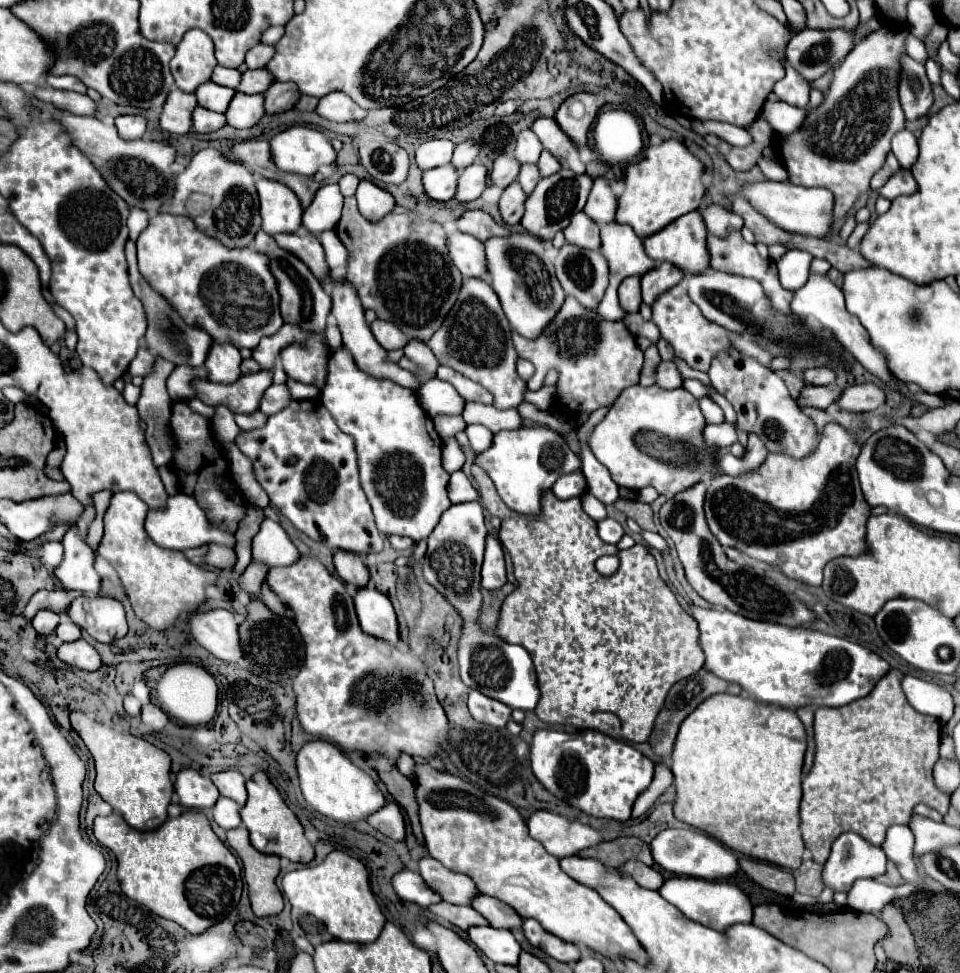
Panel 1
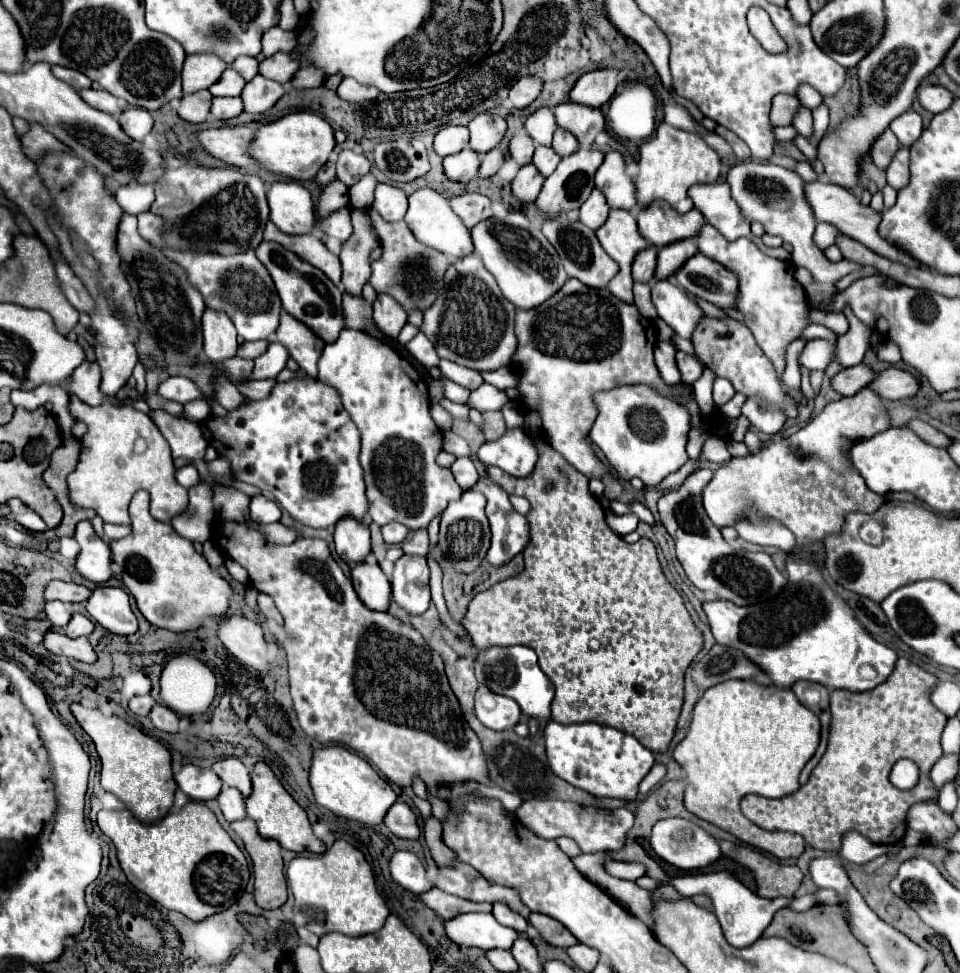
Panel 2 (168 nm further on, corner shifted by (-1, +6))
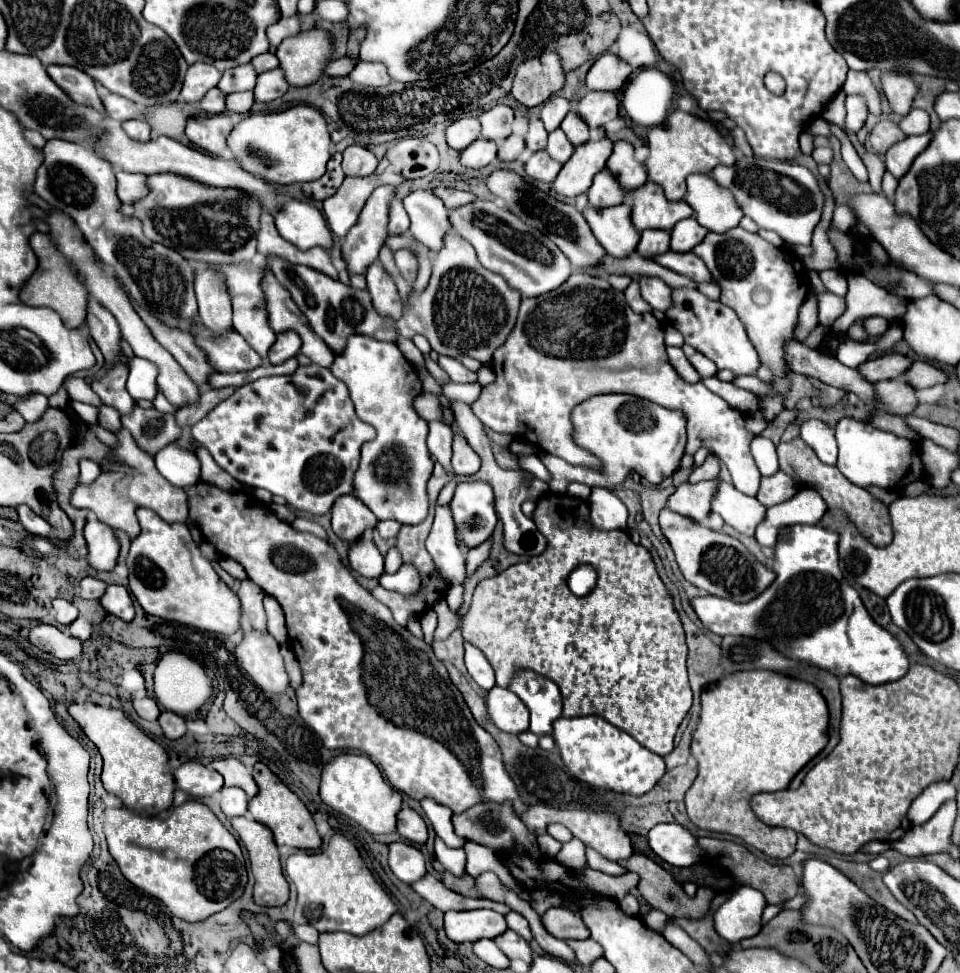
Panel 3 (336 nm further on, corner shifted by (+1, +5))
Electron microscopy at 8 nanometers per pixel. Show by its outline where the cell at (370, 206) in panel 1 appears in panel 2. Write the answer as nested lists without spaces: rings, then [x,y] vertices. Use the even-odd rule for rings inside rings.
[[[379,184],[375,188],[373,210],[377,210],[389,222],[399,222],[407,212],[407,196],[403,190],[391,184]]]

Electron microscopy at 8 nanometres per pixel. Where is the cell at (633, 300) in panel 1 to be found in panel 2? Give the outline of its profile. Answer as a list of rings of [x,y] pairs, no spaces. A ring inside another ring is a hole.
[[[647,246],[635,256],[633,262],[633,280],[635,282],[649,282],[655,276],[655,266],[657,266],[657,246]]]

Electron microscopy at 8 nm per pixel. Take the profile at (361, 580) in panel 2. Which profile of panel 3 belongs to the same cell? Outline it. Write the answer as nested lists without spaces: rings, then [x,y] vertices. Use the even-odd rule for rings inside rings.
[[[359,539],[357,543],[351,545],[349,563],[351,563],[353,571],[357,571],[359,575],[363,575],[367,579],[379,579],[385,573],[381,553],[367,539]]]

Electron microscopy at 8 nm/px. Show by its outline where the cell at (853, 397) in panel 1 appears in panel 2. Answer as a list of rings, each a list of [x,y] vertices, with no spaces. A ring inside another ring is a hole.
[[[889,368],[877,374],[877,378],[869,384],[869,388],[873,388],[885,400],[903,400],[919,392],[919,378],[905,370]]]

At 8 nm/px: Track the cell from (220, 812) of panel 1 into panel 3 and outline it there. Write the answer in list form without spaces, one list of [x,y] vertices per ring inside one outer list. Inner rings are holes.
[[[223,787],[221,789],[221,811],[227,819],[241,817],[247,813],[247,795],[237,787]]]

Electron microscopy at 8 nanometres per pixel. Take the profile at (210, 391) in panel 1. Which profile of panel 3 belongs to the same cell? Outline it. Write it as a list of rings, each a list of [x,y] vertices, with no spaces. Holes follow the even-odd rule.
[[[293,331],[279,333],[279,335],[277,335],[277,341],[275,341],[273,347],[269,349],[267,359],[269,359],[269,363],[273,363],[273,365],[285,363],[287,359],[297,357],[299,347],[301,347],[301,339],[299,339],[297,333],[293,333]]]

